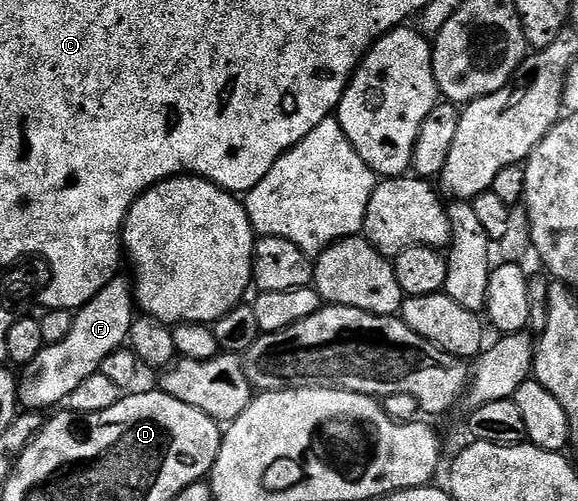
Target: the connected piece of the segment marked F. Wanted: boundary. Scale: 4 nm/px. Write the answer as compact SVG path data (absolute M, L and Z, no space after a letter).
M124 277L112 279L87 306L74 314L71 333L67 333L66 339L48 344L41 350L39 357L35 357L35 361L20 368L17 381L18 404L25 411L38 413L48 412L64 404L81 382L100 372L108 355L126 346L134 318L135 296L130 280Z

